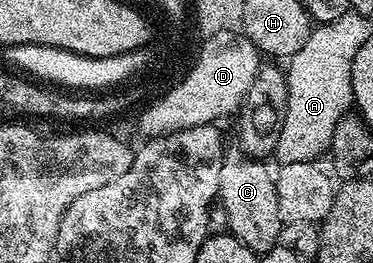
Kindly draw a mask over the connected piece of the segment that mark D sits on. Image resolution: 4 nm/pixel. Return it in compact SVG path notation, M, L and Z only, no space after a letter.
M212 35L204 46L199 46L196 65L190 71L185 90L180 96L180 103L190 110L189 124L206 125L219 122L220 113L235 114L244 103L251 84L262 66L262 54L256 44L243 35Z

